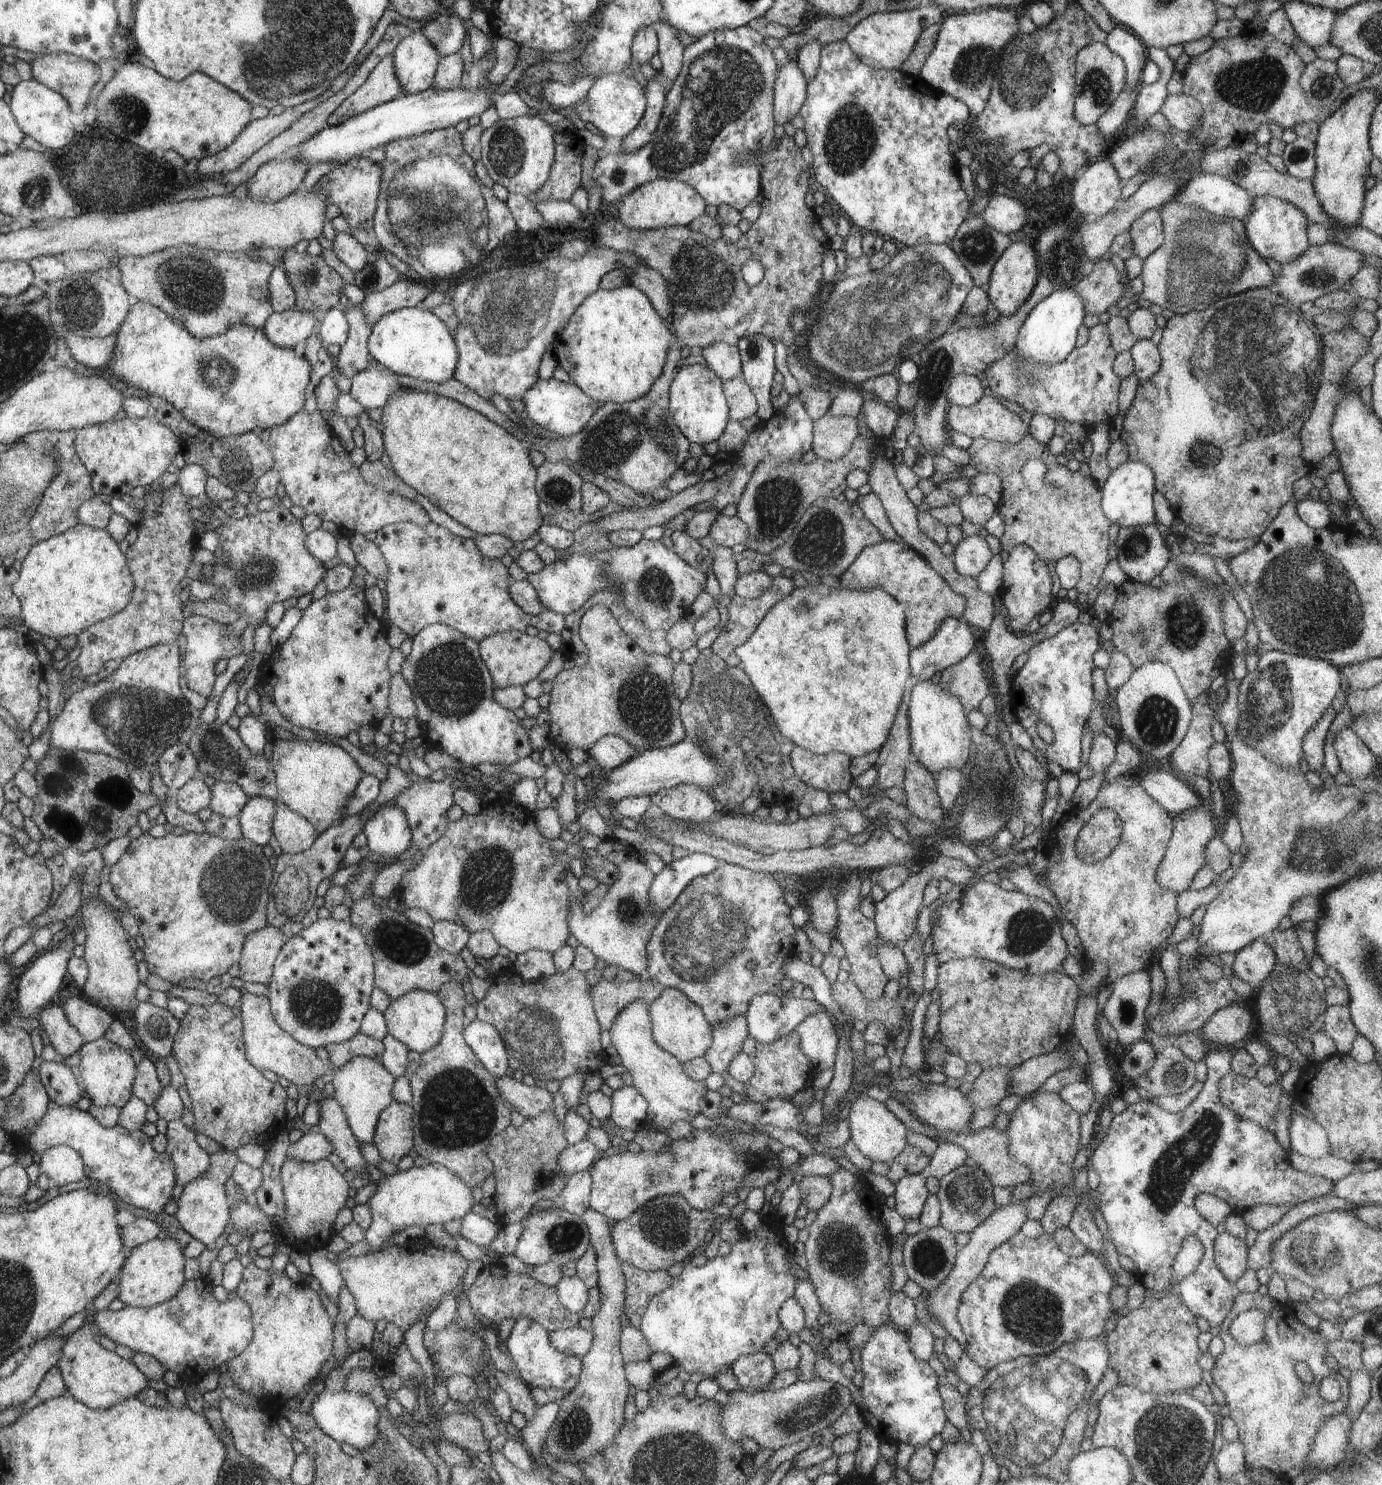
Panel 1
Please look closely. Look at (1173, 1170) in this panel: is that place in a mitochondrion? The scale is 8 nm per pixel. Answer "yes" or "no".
yes

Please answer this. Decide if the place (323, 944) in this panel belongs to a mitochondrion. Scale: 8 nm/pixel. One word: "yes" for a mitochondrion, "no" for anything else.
no

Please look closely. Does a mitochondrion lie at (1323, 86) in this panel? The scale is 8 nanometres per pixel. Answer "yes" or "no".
yes

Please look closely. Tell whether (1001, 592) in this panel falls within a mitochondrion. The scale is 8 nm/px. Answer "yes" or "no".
no

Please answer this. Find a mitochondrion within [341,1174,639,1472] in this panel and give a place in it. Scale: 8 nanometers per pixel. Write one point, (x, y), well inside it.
(574, 1429)

